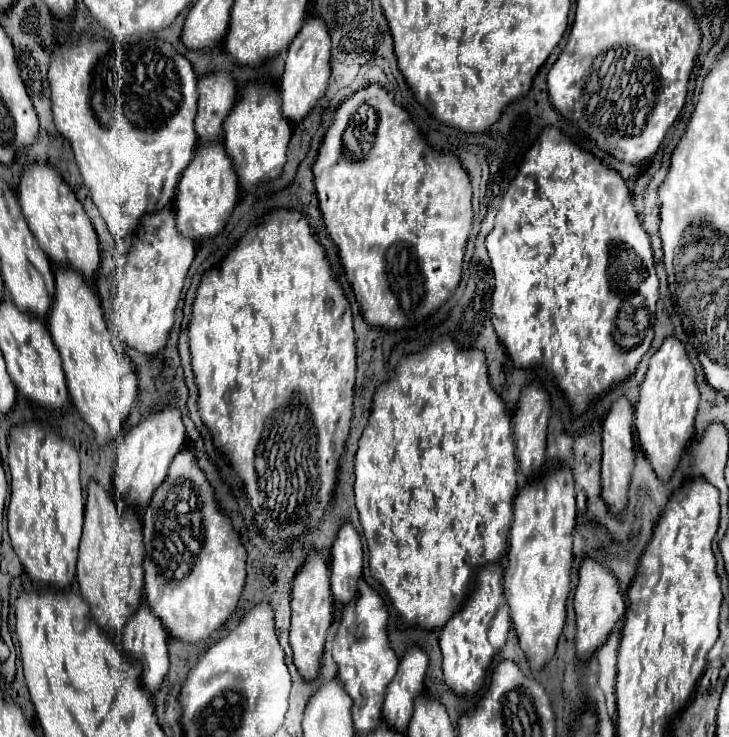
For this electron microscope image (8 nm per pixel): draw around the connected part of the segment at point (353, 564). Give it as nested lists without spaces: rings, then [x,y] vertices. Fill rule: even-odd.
[[[343,524],[339,530],[339,536],[333,544],[333,550],[331,550],[331,590],[333,590],[335,602],[337,604],[351,602],[351,598],[355,598],[355,594],[357,594],[357,586],[359,586],[361,578],[363,578],[361,538],[351,524]]]

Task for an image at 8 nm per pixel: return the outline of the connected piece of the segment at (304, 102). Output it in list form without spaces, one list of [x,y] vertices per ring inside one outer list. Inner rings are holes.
[[[307,18],[301,26],[299,34],[291,42],[287,50],[287,62],[285,72],[281,78],[281,98],[283,98],[283,116],[291,122],[301,122],[305,116],[315,108],[315,104],[321,100],[321,96],[327,92],[329,86],[329,50],[331,50],[331,38],[327,32],[327,26],[321,18]]]

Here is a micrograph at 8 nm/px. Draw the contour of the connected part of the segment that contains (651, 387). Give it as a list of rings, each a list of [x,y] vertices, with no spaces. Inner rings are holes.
[[[673,336],[665,338],[661,348],[649,358],[649,370],[641,384],[639,404],[635,408],[635,428],[641,450],[651,462],[657,478],[663,482],[673,476],[687,442],[693,438],[697,404],[699,390],[695,384],[695,368],[683,344]]]

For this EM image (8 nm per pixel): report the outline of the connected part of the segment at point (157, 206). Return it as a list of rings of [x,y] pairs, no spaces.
[[[79,40],[53,48],[49,82],[55,126],[71,142],[81,178],[107,228],[117,240],[123,240],[139,228],[145,214],[157,212],[173,200],[179,178],[193,158],[197,146],[193,128],[197,114],[197,76],[191,62],[163,40],[125,44],[125,56],[119,52],[111,54],[107,40]]]

